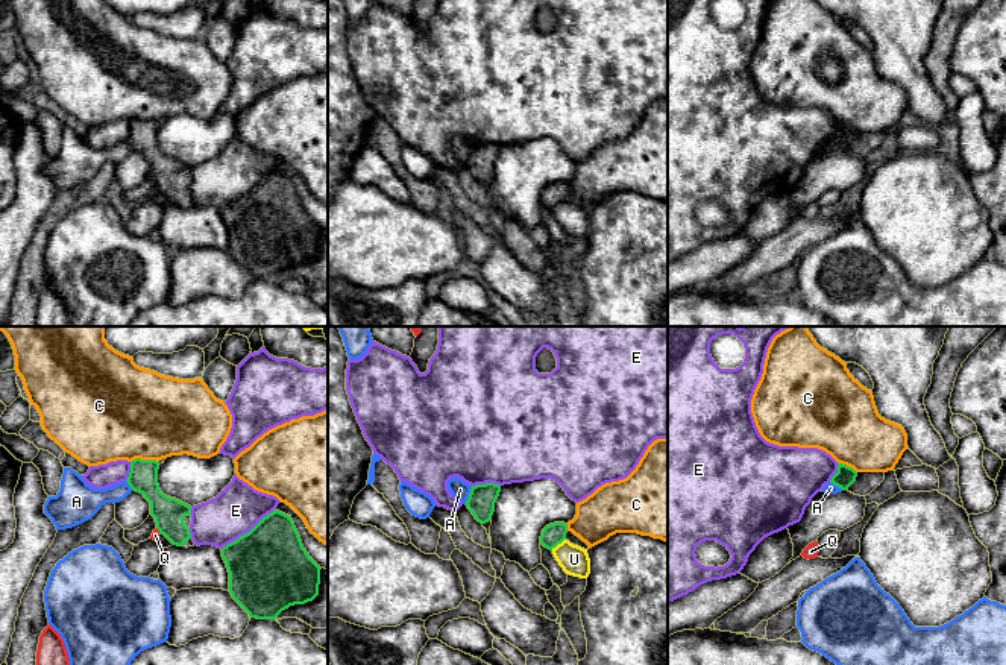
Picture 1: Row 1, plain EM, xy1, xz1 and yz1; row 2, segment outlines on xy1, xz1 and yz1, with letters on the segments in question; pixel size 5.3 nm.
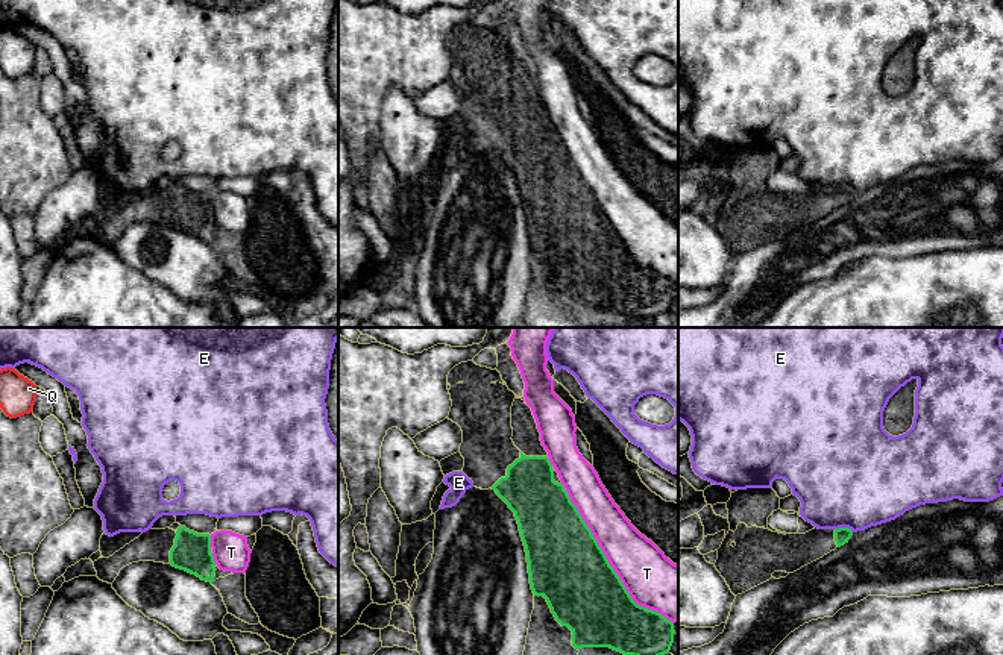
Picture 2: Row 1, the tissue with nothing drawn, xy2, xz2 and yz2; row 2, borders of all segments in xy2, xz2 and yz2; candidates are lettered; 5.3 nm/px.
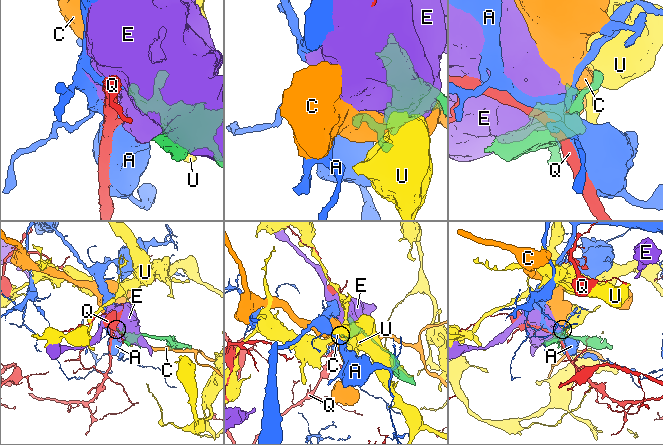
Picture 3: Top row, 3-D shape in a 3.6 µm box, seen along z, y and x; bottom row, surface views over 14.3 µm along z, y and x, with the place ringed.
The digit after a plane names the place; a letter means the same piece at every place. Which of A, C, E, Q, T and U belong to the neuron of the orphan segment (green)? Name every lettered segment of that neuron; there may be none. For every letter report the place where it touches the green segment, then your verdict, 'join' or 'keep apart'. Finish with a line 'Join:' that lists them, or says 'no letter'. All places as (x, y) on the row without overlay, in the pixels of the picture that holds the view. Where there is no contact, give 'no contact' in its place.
A: meets green in xz1 at (469, 155); keep apart
C: meets green in xy1 at (144, 120); keep apart
E: meets green in xy1 at (246, 193); keep apart
Q: meets green in xy1 at (158, 189); keep apart
T: meets green in xz2 at (609, 225); keep apart
U: meets green in xz1 at (557, 204); keep apart
Join: no letter

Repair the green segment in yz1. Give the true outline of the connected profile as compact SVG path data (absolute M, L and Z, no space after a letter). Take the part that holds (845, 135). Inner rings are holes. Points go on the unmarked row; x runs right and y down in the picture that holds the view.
M838 123L838 132L832 137L830 143L847 150L856 141L857 132L842 123Z

